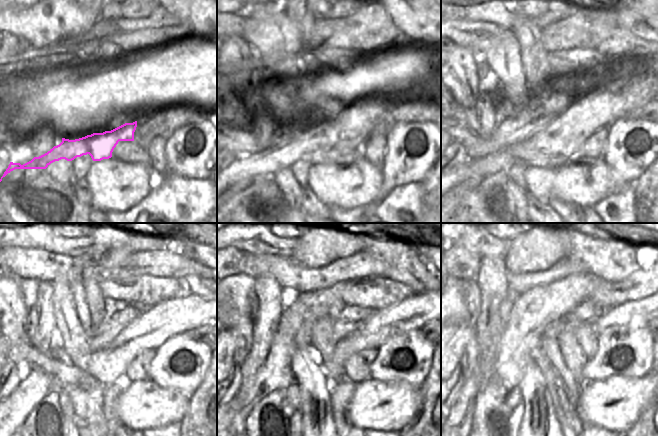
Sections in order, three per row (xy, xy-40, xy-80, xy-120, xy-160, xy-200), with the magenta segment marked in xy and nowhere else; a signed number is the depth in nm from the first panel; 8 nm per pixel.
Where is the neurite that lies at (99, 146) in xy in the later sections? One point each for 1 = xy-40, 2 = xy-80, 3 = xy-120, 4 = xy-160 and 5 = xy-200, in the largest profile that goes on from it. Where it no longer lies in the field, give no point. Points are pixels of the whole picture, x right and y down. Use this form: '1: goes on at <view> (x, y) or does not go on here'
1: goes on at xy-40 (338, 141)
2: goes on at xy-80 (560, 142)
3: goes on at xy-120 (176, 316)
4: goes on at xy-160 (413, 312)
5: goes on at xy-200 (638, 313)

